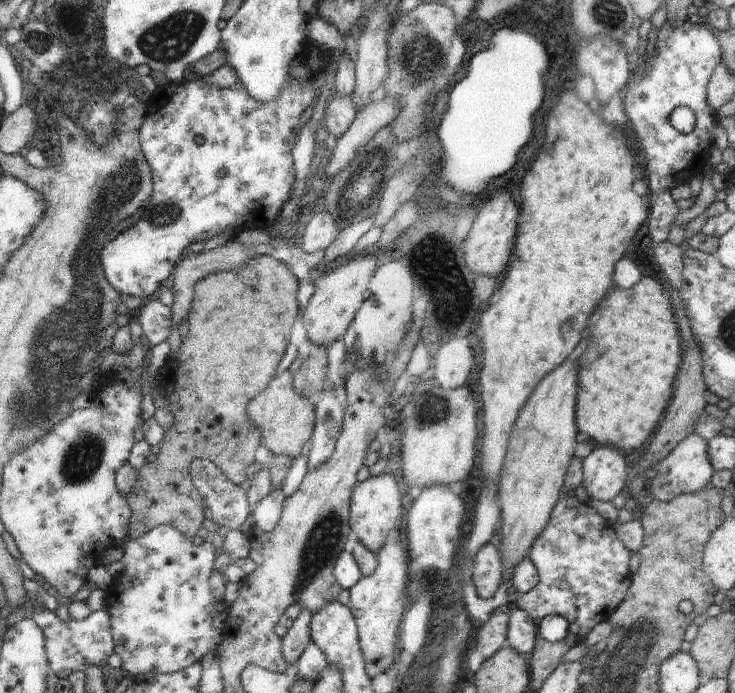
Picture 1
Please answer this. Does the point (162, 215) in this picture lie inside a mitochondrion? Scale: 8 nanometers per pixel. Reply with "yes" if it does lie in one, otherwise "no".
yes

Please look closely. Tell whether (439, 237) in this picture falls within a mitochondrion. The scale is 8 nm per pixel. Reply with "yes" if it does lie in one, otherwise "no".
yes

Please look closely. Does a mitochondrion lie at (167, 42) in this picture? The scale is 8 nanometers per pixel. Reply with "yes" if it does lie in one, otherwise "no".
yes

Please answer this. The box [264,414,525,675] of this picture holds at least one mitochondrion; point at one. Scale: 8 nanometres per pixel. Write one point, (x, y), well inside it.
(322, 542)

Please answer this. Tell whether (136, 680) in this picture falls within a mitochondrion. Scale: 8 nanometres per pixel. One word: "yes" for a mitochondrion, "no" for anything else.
no

